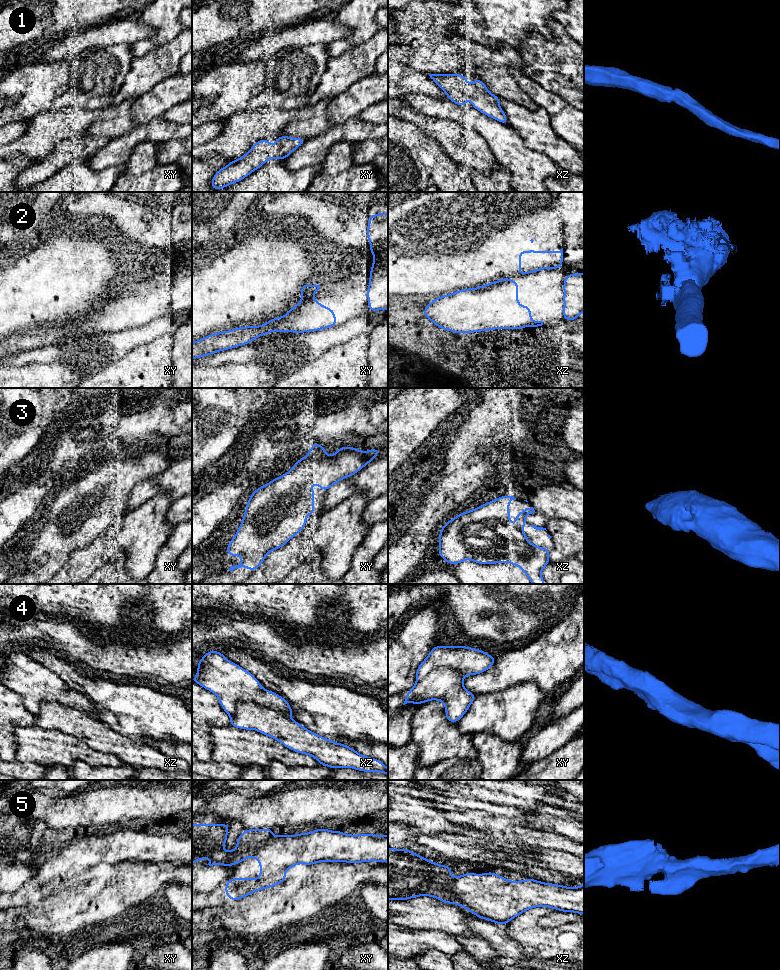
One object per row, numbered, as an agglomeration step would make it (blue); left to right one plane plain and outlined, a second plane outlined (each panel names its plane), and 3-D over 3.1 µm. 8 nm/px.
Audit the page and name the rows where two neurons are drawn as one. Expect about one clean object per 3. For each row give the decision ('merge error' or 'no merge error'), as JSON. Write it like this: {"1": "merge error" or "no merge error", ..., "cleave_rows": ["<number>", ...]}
{"1": "no merge error", "2": "no merge error", "3": "no merge error", "4": "merge error", "5": "merge error", "cleave_rows": ["4", "5"]}

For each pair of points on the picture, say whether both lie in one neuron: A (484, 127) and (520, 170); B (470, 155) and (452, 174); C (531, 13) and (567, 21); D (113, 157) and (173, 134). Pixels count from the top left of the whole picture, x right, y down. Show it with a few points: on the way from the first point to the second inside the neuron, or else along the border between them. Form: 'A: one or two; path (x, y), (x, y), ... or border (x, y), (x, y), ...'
A: one; path (495, 138), (516, 159)
B: two; border (442, 148), (458, 165)
C: two; border (557, 10), (554, 12), (553, 18)
D: one; path (128, 142), (144, 134), (158, 134)

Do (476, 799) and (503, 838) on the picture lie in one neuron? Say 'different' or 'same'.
different

